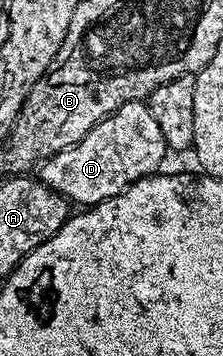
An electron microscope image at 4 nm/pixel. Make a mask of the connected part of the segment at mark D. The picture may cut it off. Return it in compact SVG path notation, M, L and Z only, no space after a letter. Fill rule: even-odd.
M126 101L75 145L46 158L38 166L38 180L79 207L90 207L125 191L134 181L150 177L160 168L169 150L157 119L142 101ZM43 165L43 166L42 166ZM159 165L159 166L158 166Z

